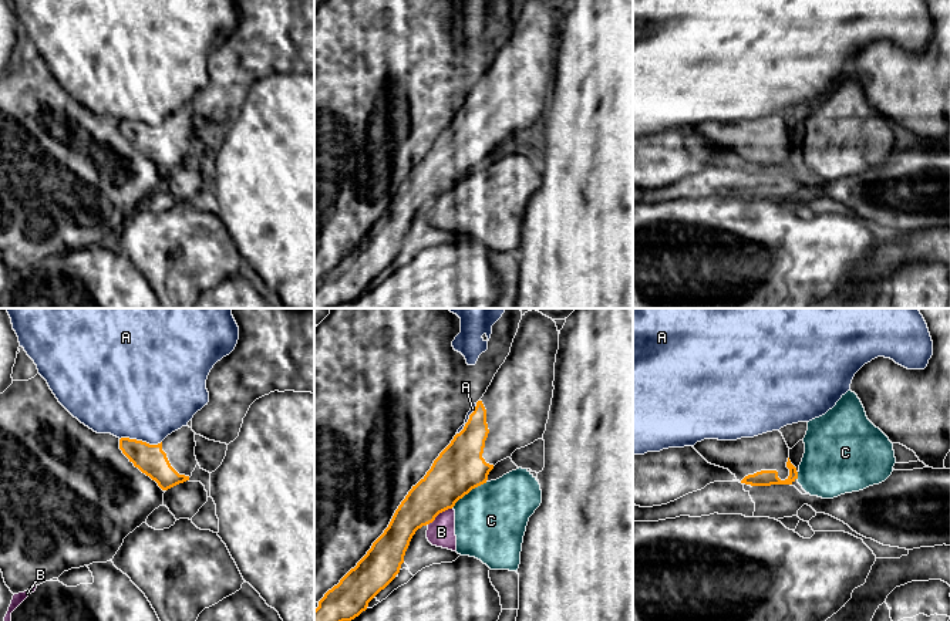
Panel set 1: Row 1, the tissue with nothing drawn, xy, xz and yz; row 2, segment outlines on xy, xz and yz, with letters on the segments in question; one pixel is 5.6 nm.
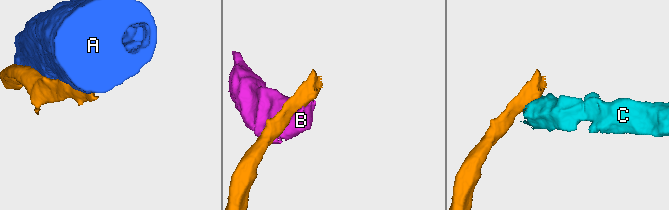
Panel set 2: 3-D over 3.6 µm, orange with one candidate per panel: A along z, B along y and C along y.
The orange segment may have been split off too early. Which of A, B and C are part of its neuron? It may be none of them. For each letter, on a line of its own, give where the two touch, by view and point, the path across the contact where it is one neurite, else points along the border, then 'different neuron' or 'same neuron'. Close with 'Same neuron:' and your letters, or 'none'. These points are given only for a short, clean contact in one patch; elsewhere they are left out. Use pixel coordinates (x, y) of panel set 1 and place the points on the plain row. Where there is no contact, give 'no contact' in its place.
A: contact xy (141, 122); different neuron
B: contact xz (440, 193); different neuron
C: contact xz (468, 174); border xz (487, 164), (472, 169), (451, 189); different neuron
Same neuron: none

